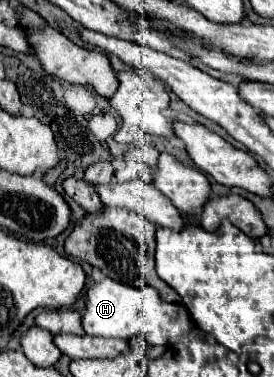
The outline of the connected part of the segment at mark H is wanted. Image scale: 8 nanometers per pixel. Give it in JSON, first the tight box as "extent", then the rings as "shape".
{"extent":[83,278,191,346],"shape":[[[103,278],[85,290],[85,314],[83,314],[83,330],[89,336],[103,338],[123,338],[129,340],[137,334],[143,334],[147,342],[155,346],[167,346],[181,342],[183,334],[191,330],[191,318],[181,304],[167,304],[159,298],[157,290],[151,286],[137,288],[119,284],[111,278]]]}

